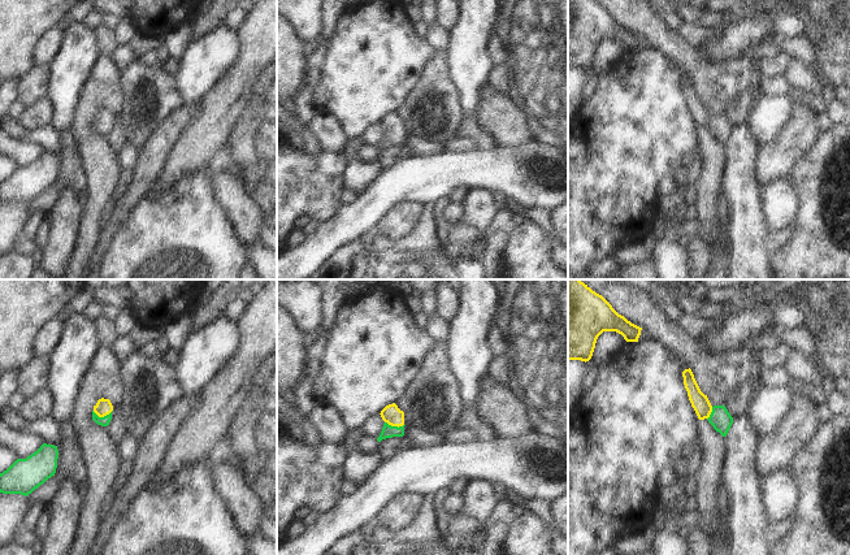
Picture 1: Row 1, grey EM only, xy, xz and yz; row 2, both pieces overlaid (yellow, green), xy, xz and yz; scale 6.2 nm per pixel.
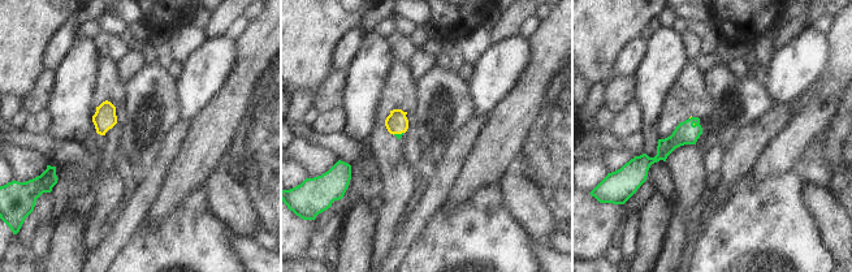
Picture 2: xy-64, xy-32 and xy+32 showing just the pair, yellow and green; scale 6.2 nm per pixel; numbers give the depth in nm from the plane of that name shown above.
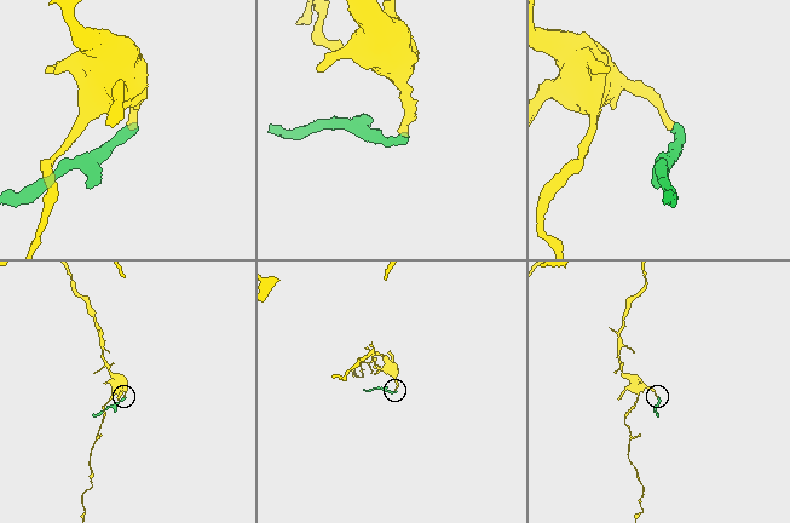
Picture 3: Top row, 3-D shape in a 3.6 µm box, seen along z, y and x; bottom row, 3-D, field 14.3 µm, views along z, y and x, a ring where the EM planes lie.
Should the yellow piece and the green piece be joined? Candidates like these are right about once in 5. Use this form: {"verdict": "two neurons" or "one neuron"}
{"verdict": "one neuron"}

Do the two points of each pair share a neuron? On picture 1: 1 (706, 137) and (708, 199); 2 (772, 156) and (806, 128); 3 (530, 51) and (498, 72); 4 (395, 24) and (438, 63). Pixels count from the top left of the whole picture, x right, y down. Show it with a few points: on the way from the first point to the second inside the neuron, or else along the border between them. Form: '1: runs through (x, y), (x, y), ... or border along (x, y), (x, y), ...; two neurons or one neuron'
1: runs through (710, 152), (710, 183); one neuron
2: runs through (780, 154), (798, 135); one neuron
3: border along (504, 63), (510, 73), (511, 91); two neurons
4: border along (436, 51), (416, 81); two neurons

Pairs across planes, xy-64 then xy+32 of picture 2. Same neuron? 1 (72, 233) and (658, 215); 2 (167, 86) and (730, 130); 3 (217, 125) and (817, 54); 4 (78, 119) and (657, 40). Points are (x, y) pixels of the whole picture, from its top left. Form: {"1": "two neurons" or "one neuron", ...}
{"1": "one neuron", "2": "one neuron", "3": "two neurons", "4": "one neuron"}

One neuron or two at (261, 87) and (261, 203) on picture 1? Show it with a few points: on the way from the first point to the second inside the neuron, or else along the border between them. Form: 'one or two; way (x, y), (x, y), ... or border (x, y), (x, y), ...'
one; way (261, 116), (261, 174)

